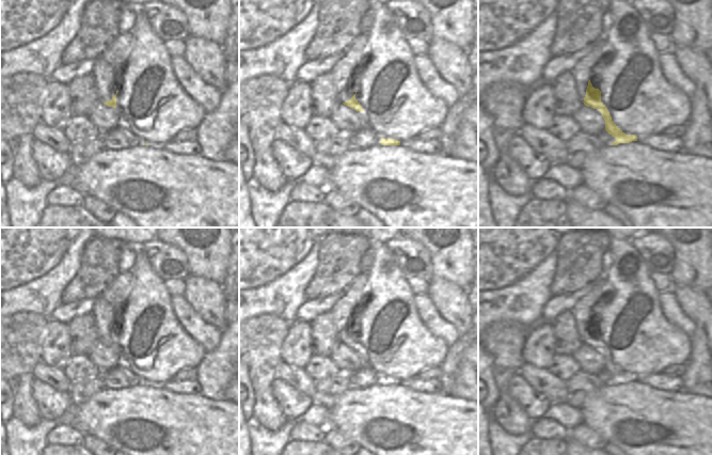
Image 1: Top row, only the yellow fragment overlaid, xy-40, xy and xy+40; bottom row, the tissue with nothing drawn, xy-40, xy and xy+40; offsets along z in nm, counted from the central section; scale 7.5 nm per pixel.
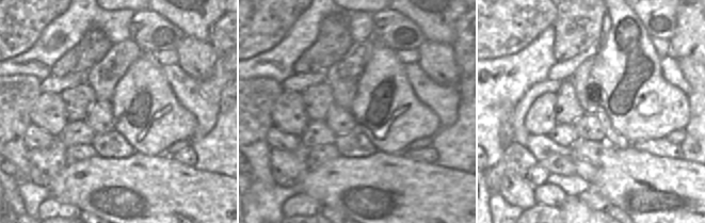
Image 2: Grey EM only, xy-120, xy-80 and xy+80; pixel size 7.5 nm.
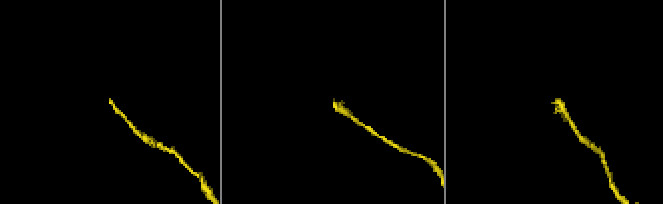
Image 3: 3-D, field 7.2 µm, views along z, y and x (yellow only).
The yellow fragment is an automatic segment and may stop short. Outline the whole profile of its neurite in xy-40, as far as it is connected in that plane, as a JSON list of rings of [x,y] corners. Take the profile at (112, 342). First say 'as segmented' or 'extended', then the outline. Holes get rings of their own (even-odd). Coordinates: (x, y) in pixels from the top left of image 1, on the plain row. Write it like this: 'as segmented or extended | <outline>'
extended | [[[130,272],[120,273],[114,281],[95,298],[92,315],[97,328],[97,339],[109,346],[116,347],[116,317],[133,289]]]

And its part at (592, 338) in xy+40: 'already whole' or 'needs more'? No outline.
needs more

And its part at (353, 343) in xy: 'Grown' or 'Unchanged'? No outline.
Grown.

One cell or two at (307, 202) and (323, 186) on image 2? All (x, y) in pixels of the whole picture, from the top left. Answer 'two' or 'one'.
two

